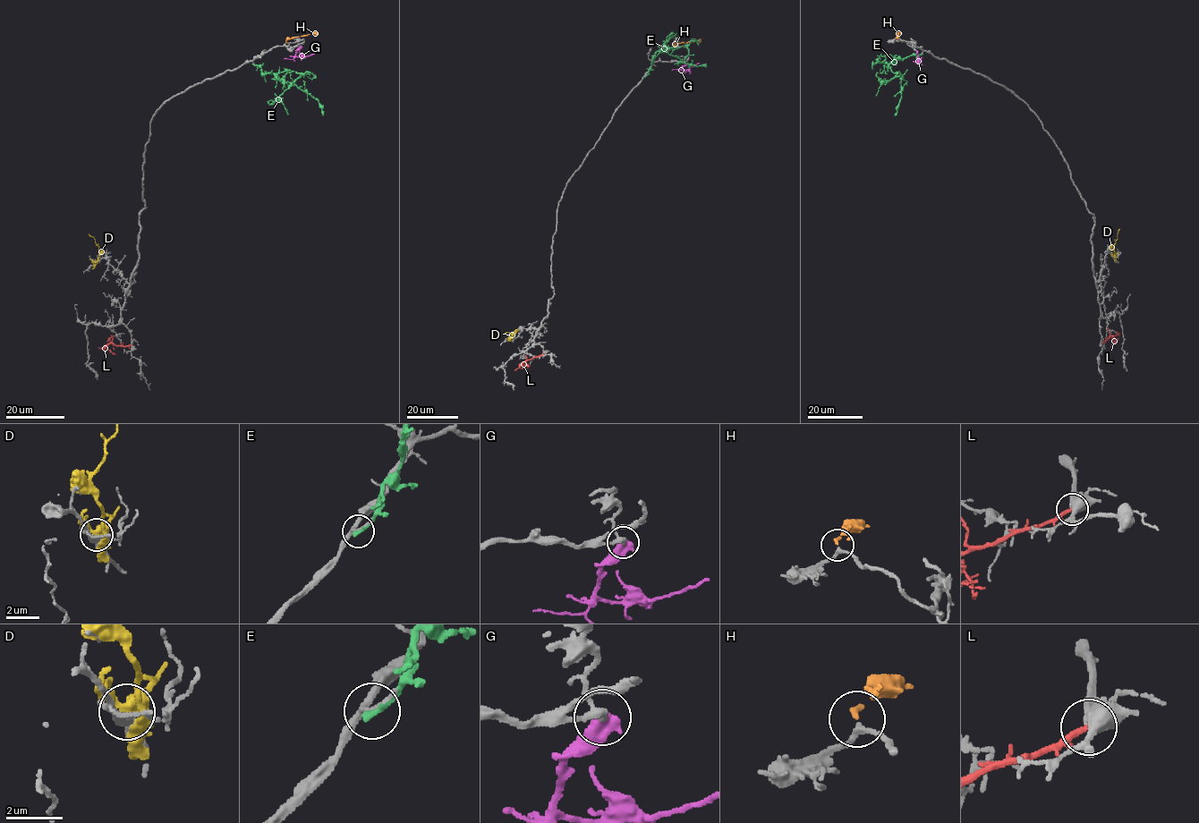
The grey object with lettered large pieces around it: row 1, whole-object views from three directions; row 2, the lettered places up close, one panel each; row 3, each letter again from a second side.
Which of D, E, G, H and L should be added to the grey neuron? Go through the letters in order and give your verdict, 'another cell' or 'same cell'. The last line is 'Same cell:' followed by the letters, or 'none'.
D: another cell
E: another cell
G: same cell
H: same cell
L: another cell
Same cell: G, H

